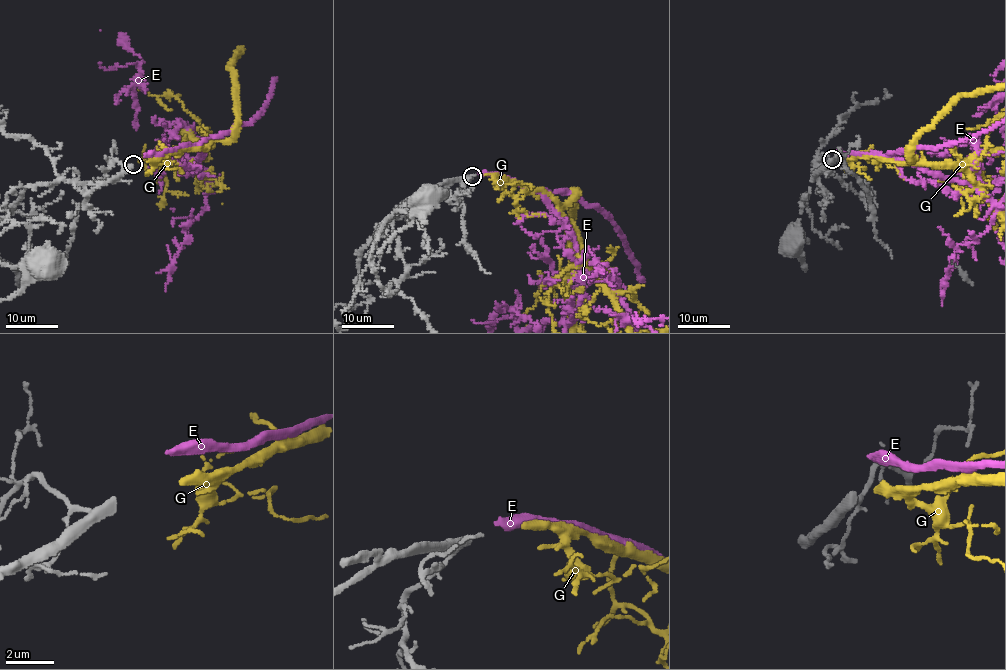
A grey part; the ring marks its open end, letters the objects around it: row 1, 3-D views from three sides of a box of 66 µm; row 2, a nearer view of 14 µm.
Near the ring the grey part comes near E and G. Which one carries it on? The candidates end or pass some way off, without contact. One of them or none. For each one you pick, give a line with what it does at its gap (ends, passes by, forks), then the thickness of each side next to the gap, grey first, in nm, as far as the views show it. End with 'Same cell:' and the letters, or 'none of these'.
G: it ends; calibres 420 and 360 nm
Same cell: G

